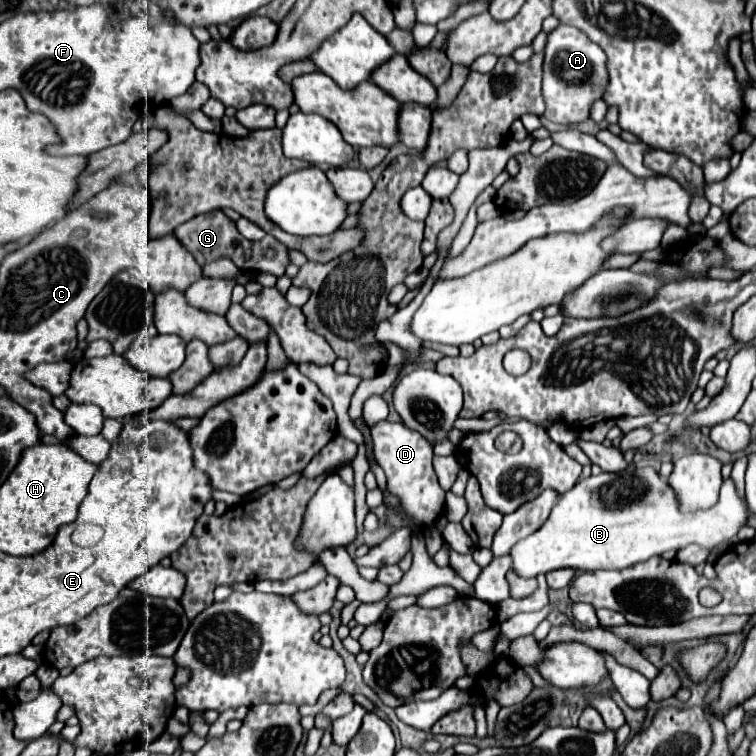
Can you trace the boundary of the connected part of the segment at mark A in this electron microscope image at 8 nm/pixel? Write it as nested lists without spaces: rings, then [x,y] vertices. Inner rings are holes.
[[[558,25],[548,33],[544,49],[544,79],[542,95],[546,103],[544,117],[560,125],[576,125],[590,119],[590,109],[596,99],[602,99],[608,85],[606,53],[594,45],[580,29]]]

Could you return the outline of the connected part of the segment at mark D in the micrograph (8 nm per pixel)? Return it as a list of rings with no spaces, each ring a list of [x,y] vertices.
[[[380,421],[370,429],[370,433],[374,441],[374,457],[386,473],[386,491],[400,503],[400,511],[386,505],[386,525],[392,531],[402,527],[416,527],[418,531],[426,531],[438,521],[446,495],[432,469],[432,445],[418,431],[408,429],[404,423]]]

